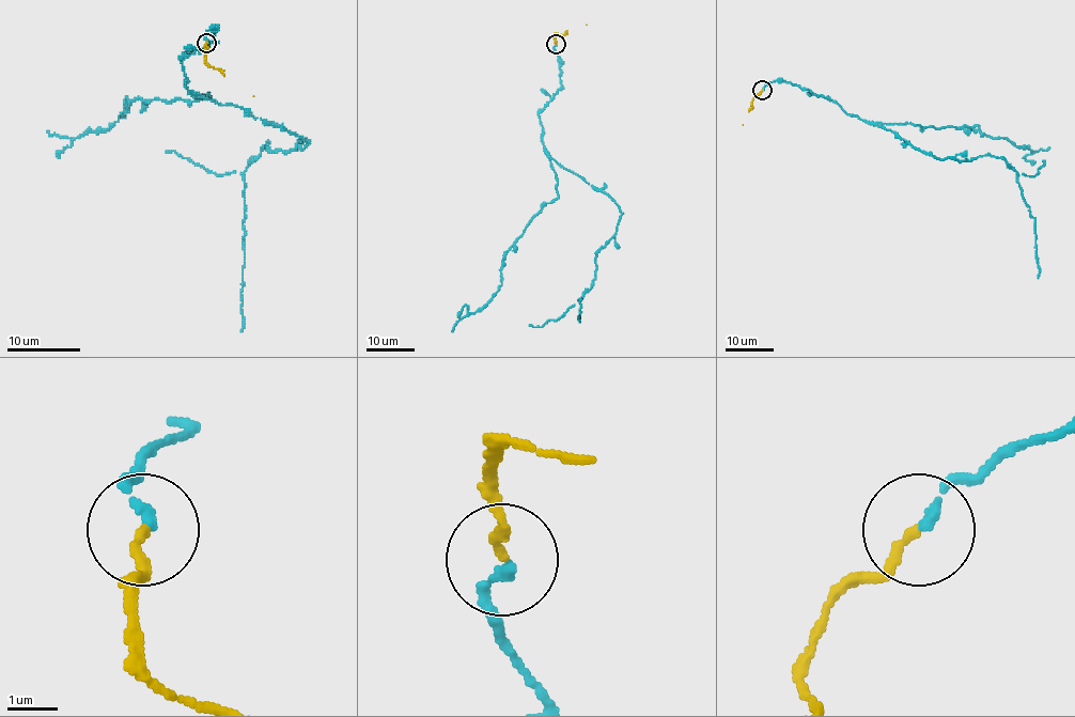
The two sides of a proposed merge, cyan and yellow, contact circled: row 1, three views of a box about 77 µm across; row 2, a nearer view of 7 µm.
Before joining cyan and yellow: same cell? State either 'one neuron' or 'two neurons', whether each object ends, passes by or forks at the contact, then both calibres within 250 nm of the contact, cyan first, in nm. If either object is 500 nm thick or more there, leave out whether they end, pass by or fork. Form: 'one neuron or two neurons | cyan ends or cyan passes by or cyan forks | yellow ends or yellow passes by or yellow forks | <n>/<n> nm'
one neuron | cyan ends | yellow ends | 180/190 nm

